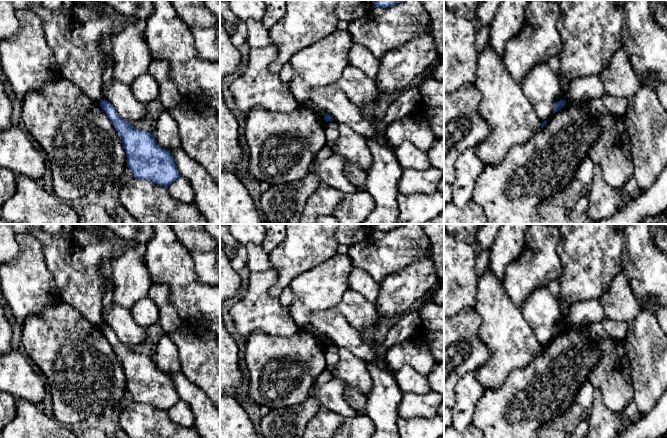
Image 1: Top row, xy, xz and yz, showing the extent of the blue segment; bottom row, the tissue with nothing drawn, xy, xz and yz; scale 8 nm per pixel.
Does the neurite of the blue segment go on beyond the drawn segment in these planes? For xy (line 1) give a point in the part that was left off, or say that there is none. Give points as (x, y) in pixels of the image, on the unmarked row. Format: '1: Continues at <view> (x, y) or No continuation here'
1: No continuation here

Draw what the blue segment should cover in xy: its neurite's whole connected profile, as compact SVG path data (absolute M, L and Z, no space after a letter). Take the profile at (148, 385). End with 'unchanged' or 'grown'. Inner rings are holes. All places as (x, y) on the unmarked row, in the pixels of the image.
M105 323L100 326L100 330L122 363L127 390L136 403L149 404L168 411L180 401L170 375L161 372L153 358L125 345Z; unchanged

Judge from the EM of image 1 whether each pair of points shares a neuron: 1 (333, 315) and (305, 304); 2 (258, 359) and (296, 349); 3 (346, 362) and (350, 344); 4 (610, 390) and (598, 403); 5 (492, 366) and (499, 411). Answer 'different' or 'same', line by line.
1: different
2: same
3: different
4: different
5: different

